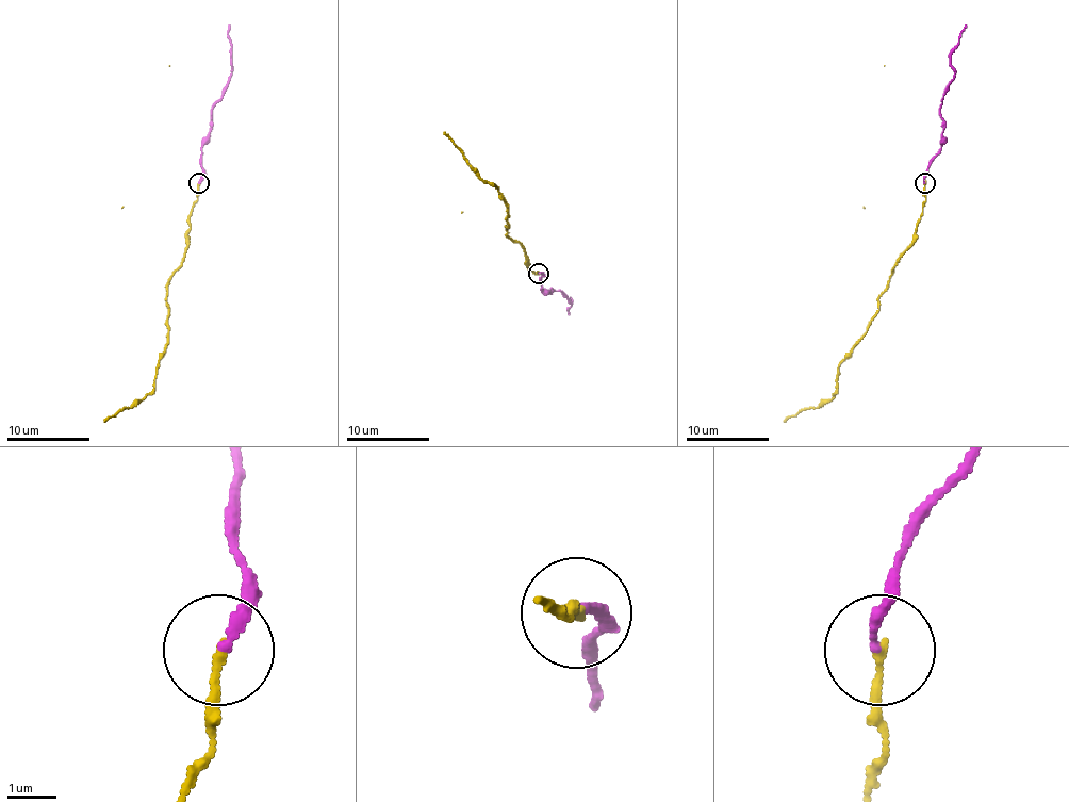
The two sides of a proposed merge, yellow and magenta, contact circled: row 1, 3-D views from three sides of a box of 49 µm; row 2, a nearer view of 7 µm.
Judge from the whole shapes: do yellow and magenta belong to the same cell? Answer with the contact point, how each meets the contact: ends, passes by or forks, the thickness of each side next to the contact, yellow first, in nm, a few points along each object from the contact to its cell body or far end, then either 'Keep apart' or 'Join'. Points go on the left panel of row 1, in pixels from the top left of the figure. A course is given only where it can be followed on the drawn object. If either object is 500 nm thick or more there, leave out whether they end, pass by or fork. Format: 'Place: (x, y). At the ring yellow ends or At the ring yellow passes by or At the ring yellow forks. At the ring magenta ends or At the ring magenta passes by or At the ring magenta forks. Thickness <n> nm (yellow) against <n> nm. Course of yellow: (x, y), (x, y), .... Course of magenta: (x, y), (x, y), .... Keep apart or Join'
Place: (198, 183). At the ring yellow ends. At the ring magenta ends. Thickness 180 nm (yellow) against 200 nm. Course of yellow: (198, 182), (185, 257), (167, 285), (168, 344), (157, 364), (154, 388), (104, 421). Course of magenta: (198, 182), (202, 169), (202, 141), (210, 130), (212, 105), (231, 77), (229, 25). Keep apart

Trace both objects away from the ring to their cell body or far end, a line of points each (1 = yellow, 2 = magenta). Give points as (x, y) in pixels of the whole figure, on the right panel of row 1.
1: (924, 182), (926, 201), (914, 244), (878, 298), (878, 313), (839, 364), (831, 400), (783, 421)
2: (924, 182), (926, 169), (940, 141), (940, 105), (953, 77), (951, 49), (959, 42), (966, 25)

